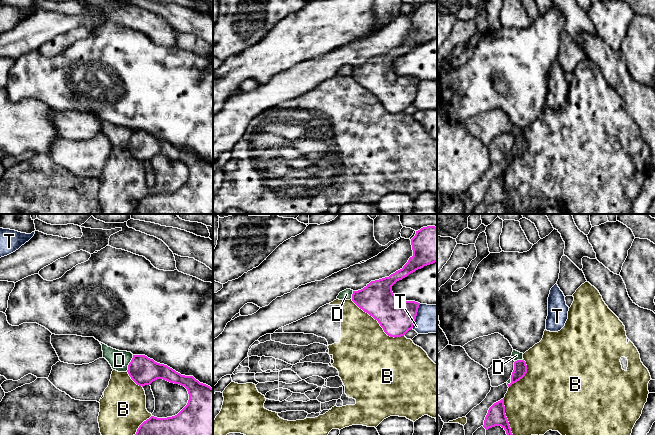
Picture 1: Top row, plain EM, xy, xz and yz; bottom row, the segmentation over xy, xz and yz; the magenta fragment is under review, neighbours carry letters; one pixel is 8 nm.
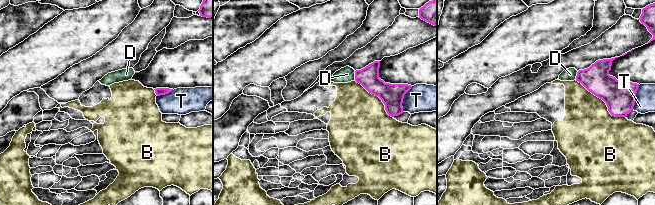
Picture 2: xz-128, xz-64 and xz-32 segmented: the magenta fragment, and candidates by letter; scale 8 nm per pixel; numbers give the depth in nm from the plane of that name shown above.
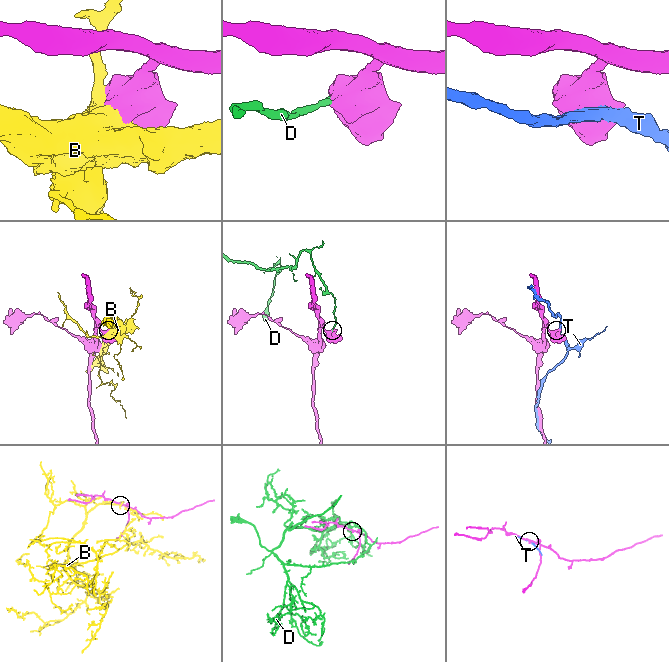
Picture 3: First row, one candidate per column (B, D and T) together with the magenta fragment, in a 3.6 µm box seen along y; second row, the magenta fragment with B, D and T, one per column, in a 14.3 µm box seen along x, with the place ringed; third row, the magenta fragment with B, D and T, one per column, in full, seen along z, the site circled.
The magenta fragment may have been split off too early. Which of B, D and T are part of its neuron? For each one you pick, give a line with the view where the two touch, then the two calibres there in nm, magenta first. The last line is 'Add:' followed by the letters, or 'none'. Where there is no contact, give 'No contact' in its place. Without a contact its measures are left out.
Add: none

